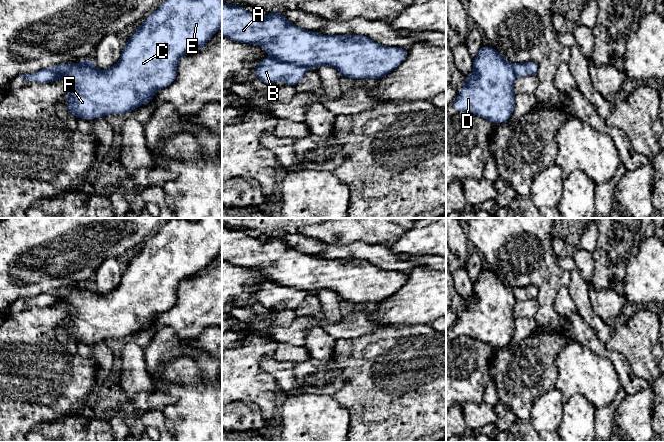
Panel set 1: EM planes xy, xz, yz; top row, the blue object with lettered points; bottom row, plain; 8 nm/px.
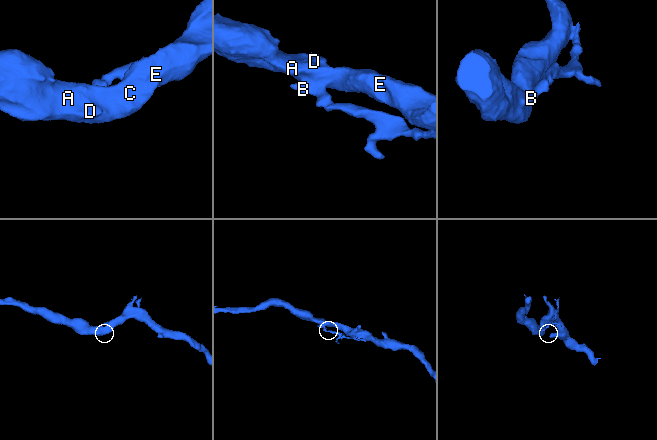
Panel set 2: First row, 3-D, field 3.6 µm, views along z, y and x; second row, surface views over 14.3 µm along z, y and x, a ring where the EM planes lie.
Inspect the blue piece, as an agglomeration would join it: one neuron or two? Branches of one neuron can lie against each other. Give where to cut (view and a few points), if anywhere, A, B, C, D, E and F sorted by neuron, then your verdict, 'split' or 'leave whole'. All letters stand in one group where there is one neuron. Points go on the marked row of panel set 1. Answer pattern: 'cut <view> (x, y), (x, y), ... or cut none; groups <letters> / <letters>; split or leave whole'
cut xz (270, 56), (280, 61), (291, 62), (308, 68); groups A C D E F / B; split

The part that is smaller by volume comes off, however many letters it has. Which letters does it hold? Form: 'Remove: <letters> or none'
Remove: B

